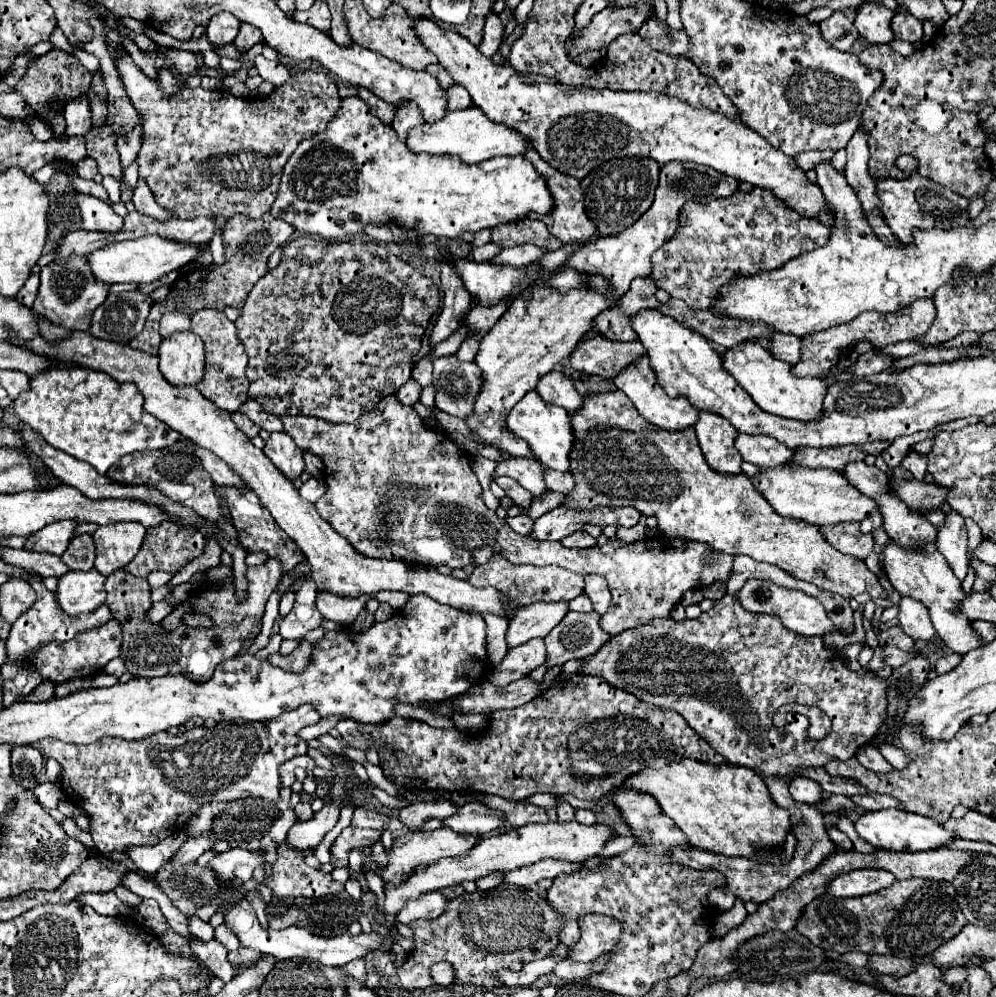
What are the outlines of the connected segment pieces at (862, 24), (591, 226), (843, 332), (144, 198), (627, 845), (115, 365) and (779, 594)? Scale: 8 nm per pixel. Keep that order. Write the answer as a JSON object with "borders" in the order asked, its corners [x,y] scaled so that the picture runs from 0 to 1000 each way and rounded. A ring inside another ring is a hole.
{"borders":[[[[866,3],[862,7],[860,19],[858,19],[858,27],[862,29],[864,37],[870,39],[872,43],[887,43],[893,45],[899,35],[895,31],[895,19],[897,19],[897,11],[881,5],[881,3]]],[[[529,147],[529,151],[527,151],[525,155],[527,155],[529,159],[533,159],[533,163],[539,168],[539,172],[541,172],[543,176],[547,176],[549,186],[551,186],[555,198],[557,198],[557,210],[555,210],[555,214],[553,214],[553,216],[545,216],[545,218],[539,216],[539,220],[549,226],[549,230],[551,230],[551,234],[553,234],[555,238],[559,238],[561,242],[565,242],[565,244],[569,244],[569,246],[573,246],[573,244],[585,246],[585,244],[593,242],[593,238],[597,238],[599,234],[597,234],[597,224],[593,224],[593,220],[591,220],[589,214],[587,214],[587,194],[585,194],[585,190],[583,190],[581,180],[557,172],[553,165],[549,165],[549,163],[541,157],[541,153],[539,153],[535,147]]],[[[921,300],[919,304],[915,304],[915,308],[909,308],[895,316],[883,316],[881,312],[870,312],[870,314],[858,318],[854,324],[846,324],[842,328],[834,328],[830,332],[818,334],[818,336],[808,336],[804,340],[804,344],[806,344],[804,360],[800,366],[794,368],[794,374],[802,376],[802,378],[810,378],[810,376],[828,378],[832,374],[834,366],[840,364],[840,358],[844,352],[856,350],[864,342],[872,342],[877,346],[877,350],[883,350],[883,348],[889,350],[891,342],[903,344],[903,342],[919,340],[933,330],[937,320],[939,320],[939,306],[935,300]]],[[[140,178],[138,186],[136,186],[136,190],[134,190],[134,206],[136,206],[136,210],[138,210],[140,214],[150,216],[150,218],[160,220],[160,222],[166,222],[166,220],[174,220],[174,218],[176,218],[172,212],[164,212],[164,210],[156,204],[156,200],[154,200],[154,196],[152,196],[146,180],[142,180],[142,178]]],[[[615,840],[615,842],[613,842],[613,846],[609,848],[609,852],[605,850],[605,856],[603,856],[601,860],[603,860],[603,862],[607,862],[607,860],[621,858],[621,856],[626,856],[626,854],[634,852],[634,850],[636,850],[636,846],[638,846],[638,842],[636,842],[636,840]]],[[[73,332],[69,340],[63,340],[63,342],[57,342],[57,344],[49,344],[45,342],[43,338],[35,338],[27,344],[17,344],[17,346],[25,346],[37,354],[43,354],[43,356],[51,356],[51,358],[57,358],[59,362],[63,364],[75,364],[75,366],[83,366],[83,368],[89,368],[89,370],[97,370],[97,372],[105,372],[109,374],[115,382],[132,382],[140,388],[142,396],[146,398],[146,412],[150,412],[154,418],[158,418],[160,422],[168,424],[172,430],[176,430],[178,434],[182,434],[186,440],[194,442],[196,446],[204,448],[204,450],[210,450],[214,452],[220,460],[224,460],[236,474],[240,474],[246,482],[248,482],[248,488],[252,492],[256,492],[256,496],[262,501],[262,507],[270,511],[272,519],[278,523],[278,527],[300,547],[300,551],[306,555],[308,559],[308,565],[312,569],[312,579],[314,583],[318,585],[318,593],[326,593],[326,595],[334,595],[334,597],[340,597],[340,599],[360,599],[360,597],[370,597],[370,595],[379,595],[379,593],[405,593],[409,597],[429,597],[445,607],[451,607],[451,609],[457,609],[457,611],[463,611],[463,613],[471,613],[471,615],[499,615],[499,617],[505,617],[509,619],[509,611],[505,609],[505,605],[501,603],[501,595],[495,591],[495,589],[485,589],[485,591],[477,591],[473,585],[469,583],[463,583],[463,581],[457,581],[453,577],[443,577],[437,569],[409,569],[409,565],[404,562],[399,561],[372,561],[372,559],[364,559],[362,555],[358,555],[348,541],[344,541],[336,531],[332,531],[332,527],[324,521],[320,521],[314,505],[308,505],[300,494],[298,490],[294,488],[294,484],[266,458],[266,454],[262,450],[258,450],[250,440],[248,436],[238,430],[238,426],[234,424],[232,416],[220,408],[216,408],[216,404],[212,404],[210,400],[206,400],[196,388],[172,388],[172,384],[168,384],[168,380],[164,380],[158,364],[160,360],[158,358],[152,358],[144,352],[136,352],[128,346],[121,346],[121,344],[113,344],[113,342],[103,342],[103,340],[95,340],[91,338],[89,334],[85,332]]],[[[756,579],[750,581],[748,587],[742,591],[740,599],[742,599],[742,605],[746,607],[748,613],[756,613],[756,615],[764,615],[764,617],[778,617],[784,621],[784,625],[792,633],[798,633],[802,637],[814,639],[814,637],[828,637],[834,633],[844,633],[834,625],[826,607],[818,599],[814,599],[806,593],[800,593],[800,591],[782,589],[782,587],[774,585],[772,581],[756,581]]]]}

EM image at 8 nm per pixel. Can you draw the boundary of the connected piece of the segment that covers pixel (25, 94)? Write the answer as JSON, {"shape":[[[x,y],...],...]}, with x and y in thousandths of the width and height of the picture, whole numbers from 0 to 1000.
{"shape":[[[53,49],[51,53],[43,55],[43,57],[37,57],[29,69],[25,71],[25,75],[21,77],[21,81],[15,85],[15,91],[21,93],[23,101],[33,109],[33,111],[39,111],[41,115],[49,113],[47,121],[51,123],[51,127],[55,129],[55,135],[61,137],[63,131],[65,131],[65,119],[63,119],[63,113],[51,113],[49,107],[47,107],[47,99],[49,97],[67,97],[67,99],[77,99],[79,95],[83,95],[89,87],[89,71],[83,69],[77,61],[77,57],[73,55],[67,55],[65,51],[61,49]]]}

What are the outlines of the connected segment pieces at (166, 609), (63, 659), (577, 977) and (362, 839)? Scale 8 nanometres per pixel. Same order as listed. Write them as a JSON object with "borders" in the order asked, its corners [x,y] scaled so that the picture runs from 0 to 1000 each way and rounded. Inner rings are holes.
{"borders":[[[[160,603],[154,605],[153,609],[148,614],[148,619],[155,625],[163,623],[167,618],[169,618],[175,612],[170,604]]],[[[109,621],[103,629],[95,629],[91,633],[81,633],[75,641],[63,643],[63,645],[47,645],[27,661],[27,667],[33,673],[39,673],[39,677],[45,683],[53,685],[65,685],[69,681],[85,681],[93,679],[95,675],[103,673],[103,669],[119,659],[119,649],[121,649],[121,625],[115,621]]],[[[609,956],[599,960],[597,964],[591,964],[591,966],[577,966],[573,962],[565,962],[565,964],[561,964],[557,968],[555,978],[561,980],[561,982],[567,982],[567,984],[585,984],[595,974],[603,974],[609,966],[611,966],[611,958]]],[[[348,829],[348,831],[342,834],[342,838],[338,840],[338,844],[334,846],[332,860],[336,864],[346,864],[346,858],[352,852],[374,850],[383,842],[383,836],[385,834],[381,834],[381,831],[354,831],[354,829]]]]}

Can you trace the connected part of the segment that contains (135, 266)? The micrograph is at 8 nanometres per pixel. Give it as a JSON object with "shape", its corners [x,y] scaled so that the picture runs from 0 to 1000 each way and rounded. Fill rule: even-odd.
{"shape":[[[148,236],[148,238],[134,240],[134,242],[105,246],[87,258],[89,258],[89,266],[93,270],[95,280],[99,280],[103,284],[130,284],[130,282],[154,284],[160,278],[168,276],[170,272],[178,272],[178,270],[186,268],[188,264],[198,262],[200,256],[202,256],[200,246],[180,244],[180,242],[170,242],[170,240],[160,240],[156,236]]]}

